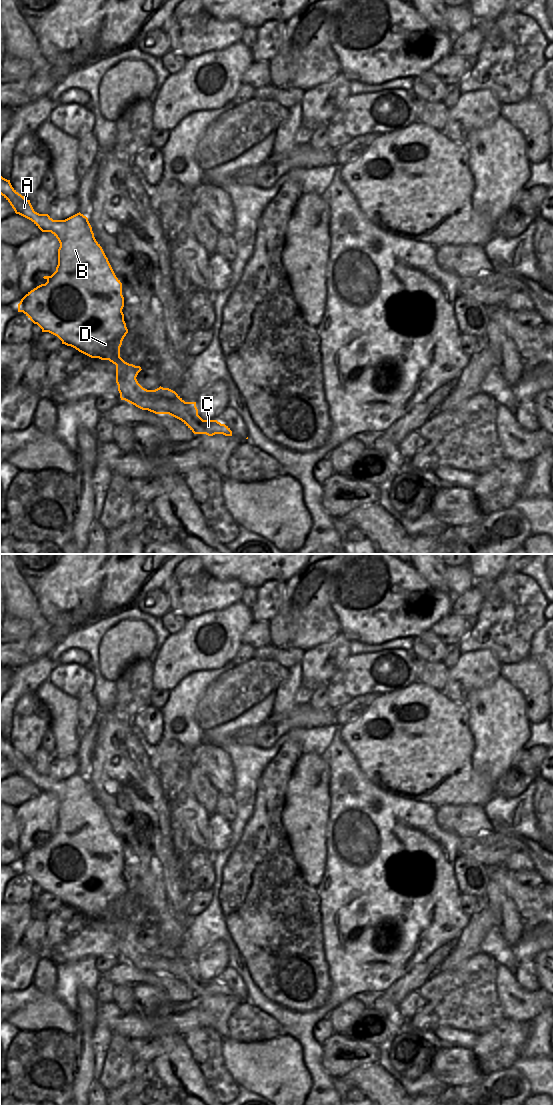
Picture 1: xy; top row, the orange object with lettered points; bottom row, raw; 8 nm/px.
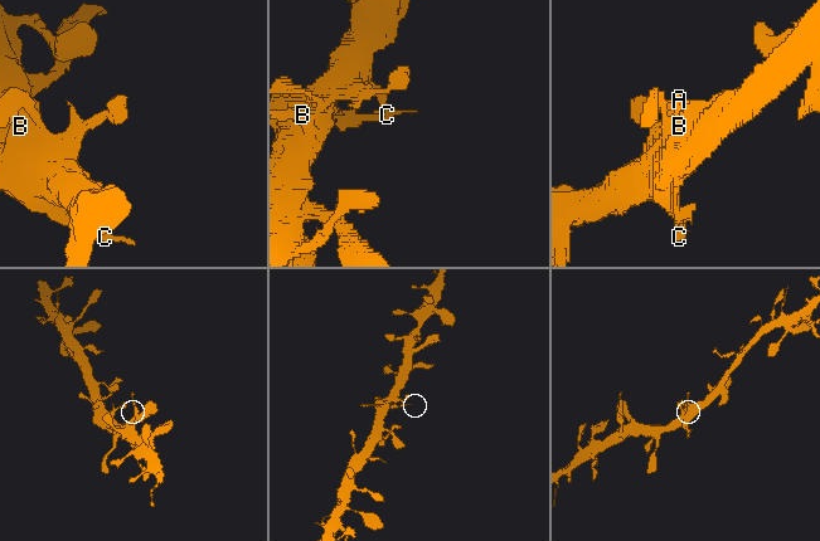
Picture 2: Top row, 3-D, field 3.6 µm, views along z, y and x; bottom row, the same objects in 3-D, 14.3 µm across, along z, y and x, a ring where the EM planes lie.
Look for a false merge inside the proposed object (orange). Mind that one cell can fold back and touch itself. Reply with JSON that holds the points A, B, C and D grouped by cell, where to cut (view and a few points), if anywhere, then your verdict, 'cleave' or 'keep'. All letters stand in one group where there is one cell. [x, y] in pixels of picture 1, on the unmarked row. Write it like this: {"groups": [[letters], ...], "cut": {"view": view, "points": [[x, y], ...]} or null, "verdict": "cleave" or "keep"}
{"groups": [["A", "B", "C", "D"]], "cut": null, "verdict": "keep"}

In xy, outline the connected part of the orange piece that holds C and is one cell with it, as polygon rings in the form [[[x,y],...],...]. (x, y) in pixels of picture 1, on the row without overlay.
[[[2,736],[0,754],[10,763],[16,774],[31,780],[42,792],[51,792],[60,803],[56,831],[51,836],[44,836],[47,842],[37,846],[21,859],[18,872],[23,872],[42,892],[57,896],[62,904],[71,906],[91,918],[109,920],[115,924],[116,943],[121,960],[155,974],[169,974],[181,980],[194,994],[232,996],[232,991],[225,984],[217,980],[203,980],[198,975],[196,962],[185,962],[169,948],[143,948],[136,939],[141,927],[129,924],[120,917],[120,907],[128,893],[122,872],[122,843],[96,801],[88,778],[80,772],[65,780],[53,780],[48,774],[39,774],[34,771],[30,760],[19,754],[12,747],[10,740]]]

